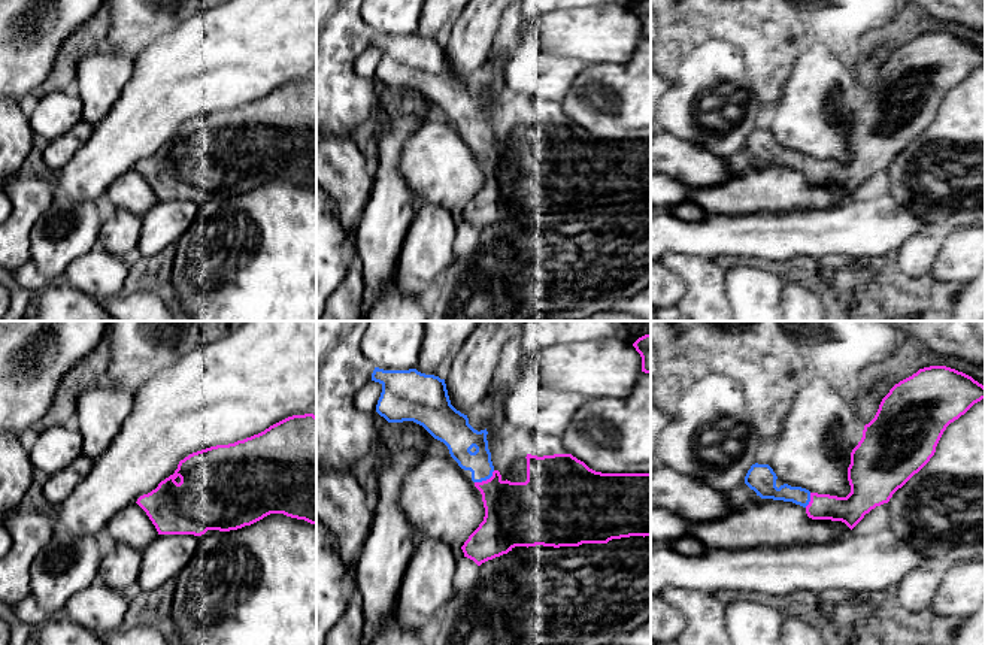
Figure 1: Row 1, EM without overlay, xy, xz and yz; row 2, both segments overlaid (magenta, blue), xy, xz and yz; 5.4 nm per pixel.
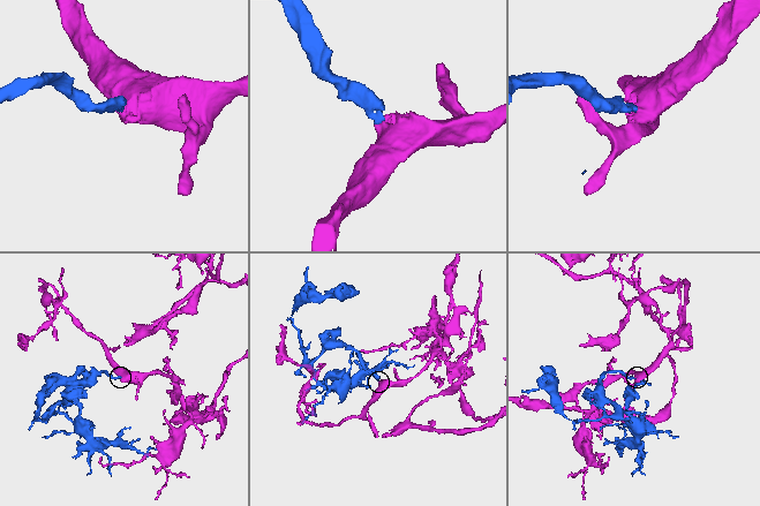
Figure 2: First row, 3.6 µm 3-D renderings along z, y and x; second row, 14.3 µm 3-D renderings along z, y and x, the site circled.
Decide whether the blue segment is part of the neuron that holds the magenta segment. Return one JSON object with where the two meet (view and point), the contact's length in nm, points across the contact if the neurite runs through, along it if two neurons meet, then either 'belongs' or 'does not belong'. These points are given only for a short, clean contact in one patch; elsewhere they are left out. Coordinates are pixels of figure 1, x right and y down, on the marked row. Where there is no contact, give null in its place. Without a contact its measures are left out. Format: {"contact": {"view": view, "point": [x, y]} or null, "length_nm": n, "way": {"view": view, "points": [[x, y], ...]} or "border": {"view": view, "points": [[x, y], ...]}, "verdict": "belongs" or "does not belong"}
{"contact": {"view": "xz", "point": [487, 480]}, "length_nm": 130, "way": {"view": "xz", "points": [[517, 514], [487, 480], [460, 450], [460, 442]]}, "verdict": "belongs"}

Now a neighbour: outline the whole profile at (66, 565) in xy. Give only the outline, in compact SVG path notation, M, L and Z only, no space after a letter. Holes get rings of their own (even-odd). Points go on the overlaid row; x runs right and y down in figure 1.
M55 526L49 542L31 563L31 596L48 612L61 612L75 593L98 576L104 548L103 538L75 536Z

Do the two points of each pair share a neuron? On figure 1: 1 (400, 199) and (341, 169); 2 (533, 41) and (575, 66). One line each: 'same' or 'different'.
1: different
2: same

